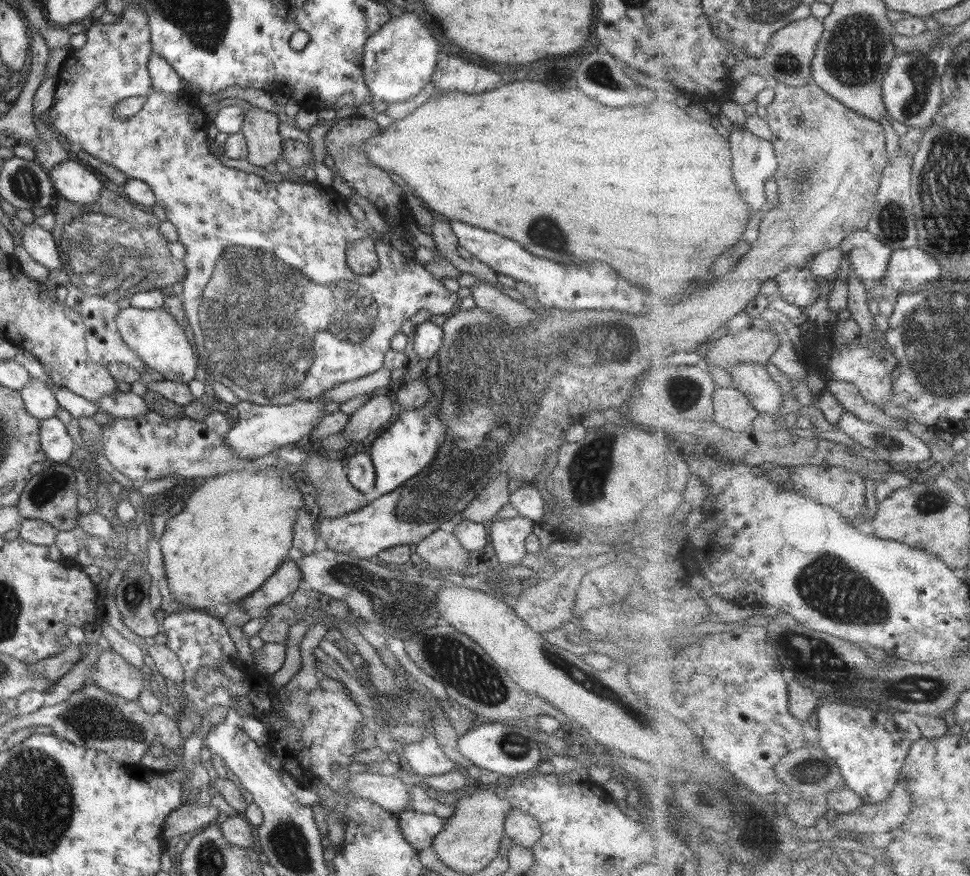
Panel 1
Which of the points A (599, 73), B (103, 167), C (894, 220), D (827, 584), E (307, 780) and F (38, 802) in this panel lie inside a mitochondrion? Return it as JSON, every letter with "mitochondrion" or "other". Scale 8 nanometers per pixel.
{"A":"mitochondrion","B":"other","C":"mitochondrion","D":"mitochondrion","E":"other","F":"mitochondrion"}

